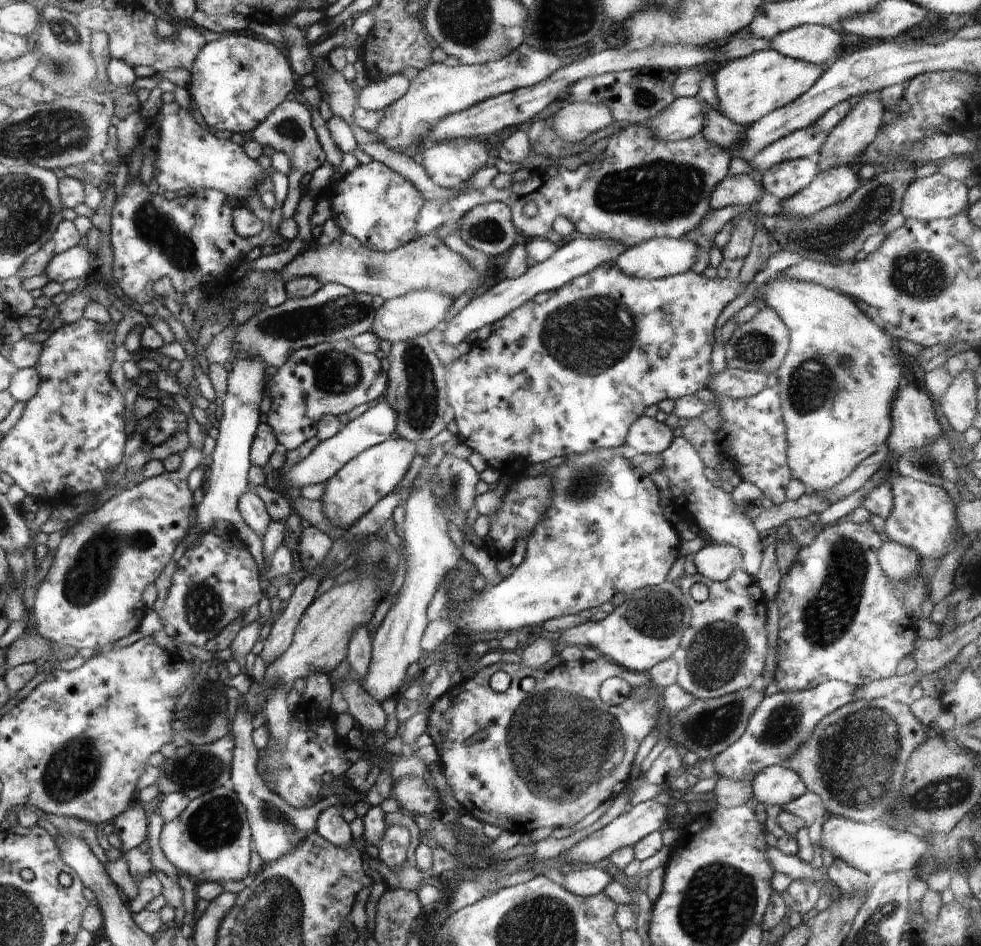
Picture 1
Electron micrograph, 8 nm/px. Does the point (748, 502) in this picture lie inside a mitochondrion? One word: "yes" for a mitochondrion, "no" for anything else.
yes

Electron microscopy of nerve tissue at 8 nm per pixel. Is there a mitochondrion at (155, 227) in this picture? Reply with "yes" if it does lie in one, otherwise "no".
yes

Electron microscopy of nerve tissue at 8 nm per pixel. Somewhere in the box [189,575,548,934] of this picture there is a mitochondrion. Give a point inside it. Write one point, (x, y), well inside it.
(274, 816)

